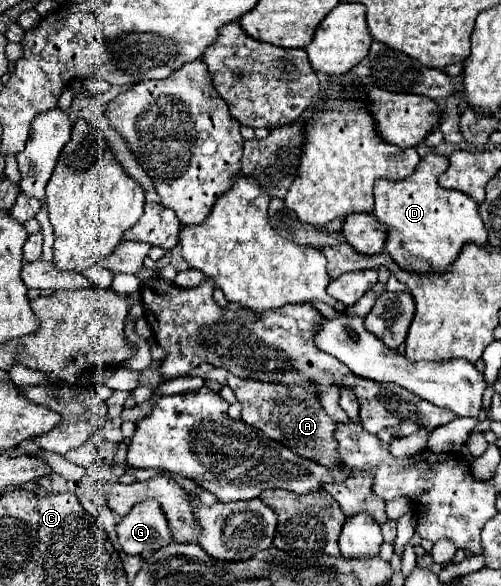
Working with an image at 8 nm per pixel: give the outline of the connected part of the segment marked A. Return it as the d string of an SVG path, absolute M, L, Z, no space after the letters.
M227 374L227 386L233 390L243 406L243 422L261 430L269 440L275 440L297 456L315 460L323 466L337 468L339 452L335 444L335 424L323 410L319 396L311 388L283 388L283 384L263 384L259 380L247 380Z

